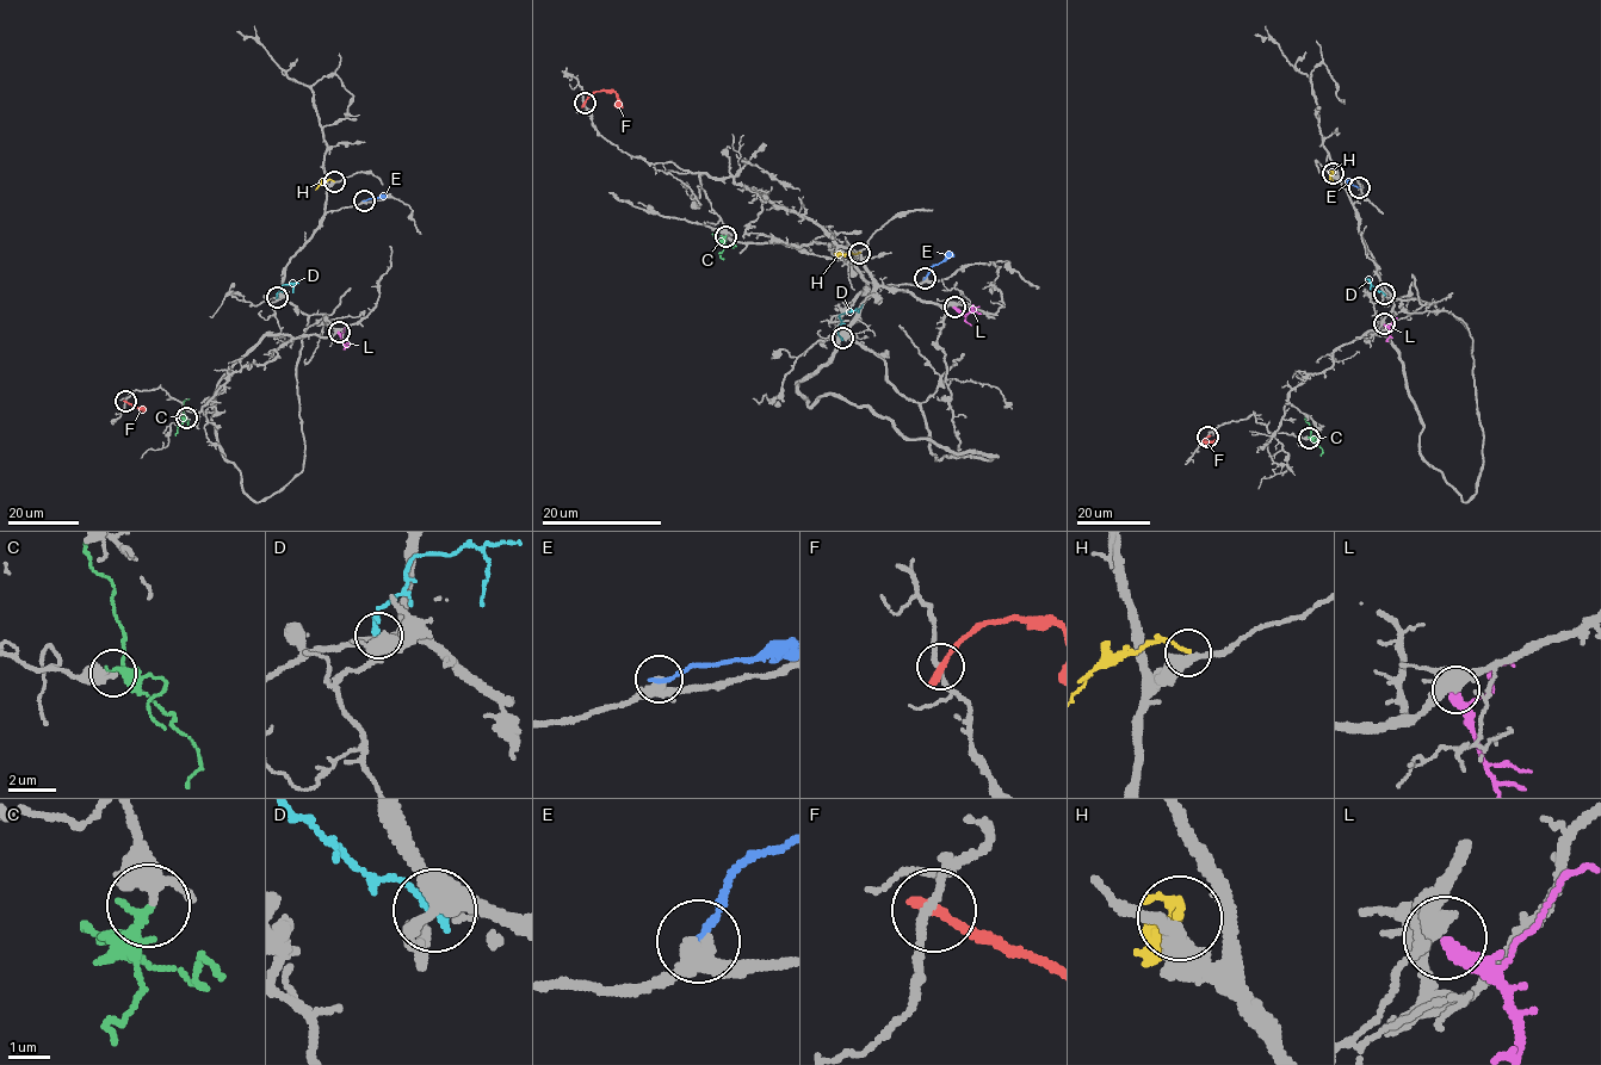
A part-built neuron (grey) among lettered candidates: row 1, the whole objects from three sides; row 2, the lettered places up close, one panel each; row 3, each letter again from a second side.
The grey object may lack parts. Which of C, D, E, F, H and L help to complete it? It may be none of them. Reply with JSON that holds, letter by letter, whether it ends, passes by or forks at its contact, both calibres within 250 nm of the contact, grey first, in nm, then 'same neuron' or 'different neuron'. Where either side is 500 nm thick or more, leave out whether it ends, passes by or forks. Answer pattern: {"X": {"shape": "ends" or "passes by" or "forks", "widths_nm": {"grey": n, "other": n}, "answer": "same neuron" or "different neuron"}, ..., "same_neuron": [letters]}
{"C": {"shape": "ends", "widths_nm": {"grey": 340, "other": 320}, "answer": "same neuron"}, "D": {"shape": "ends", "widths_nm": {"grey": 200, "other": 220}, "answer": "different neuron"}, "E": {"shape": "ends", "widths_nm": {"grey": 400, "other": 180}, "answer": "different neuron"}, "F": {"shape": "ends", "widths_nm": {"grey": 190, "other": 320}, "answer": "different neuron"}, "H": {"shape": "ends", "widths_nm": {"grey": 380, "other": 150}, "answer": "different neuron"}, "L": {"shape": "ends", "widths_nm": {"grey": 440, "other": 380}, "answer": "different neuron"}, "same_neuron": ["C"]}

